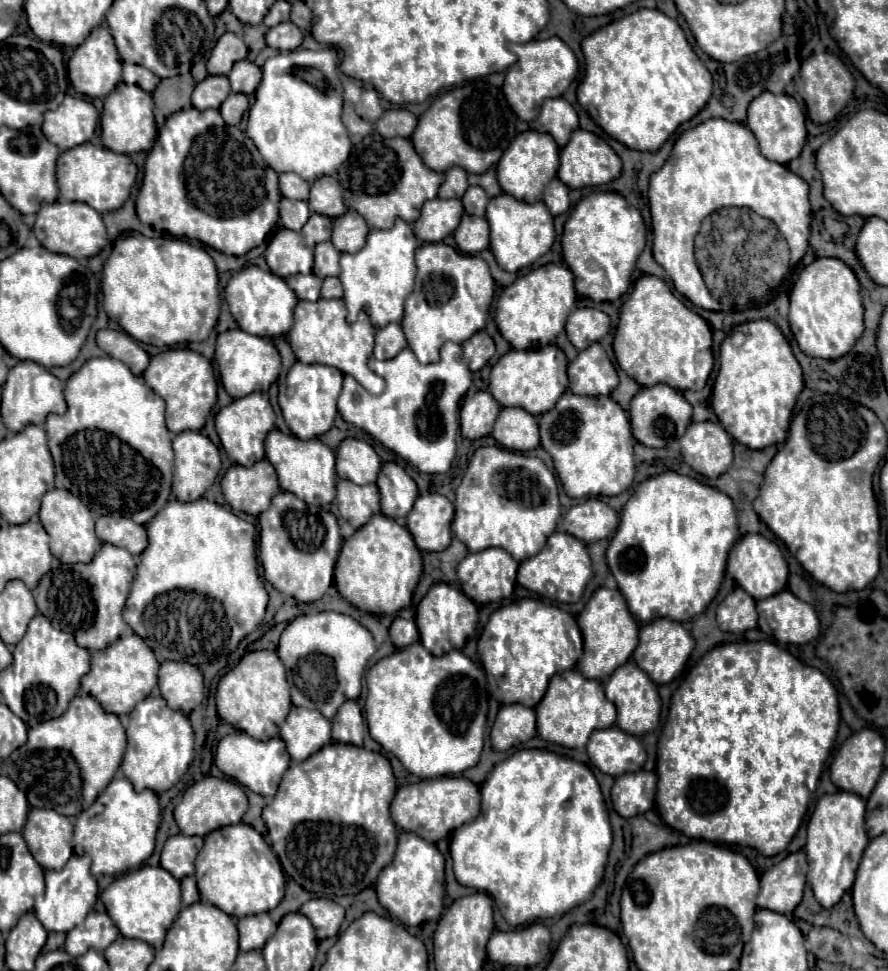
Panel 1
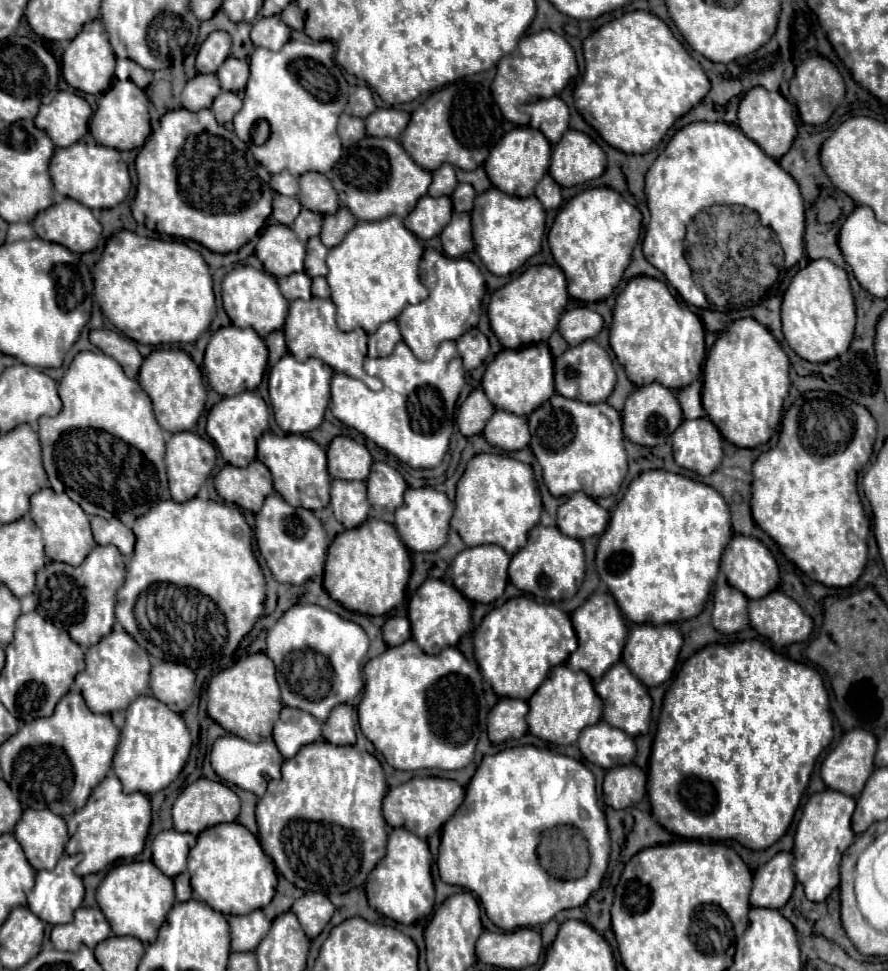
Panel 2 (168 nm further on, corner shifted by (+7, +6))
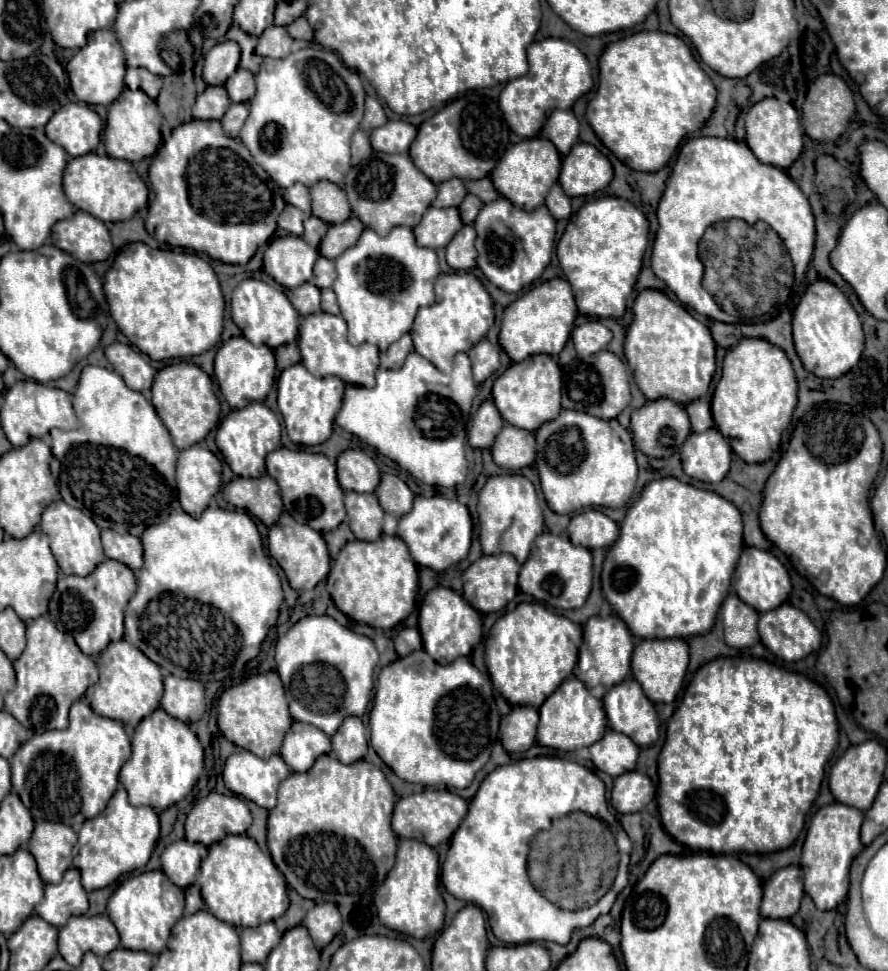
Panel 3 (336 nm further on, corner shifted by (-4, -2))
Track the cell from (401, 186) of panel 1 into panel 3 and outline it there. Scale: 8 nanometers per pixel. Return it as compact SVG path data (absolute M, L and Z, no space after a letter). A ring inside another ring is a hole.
M372 153L368 161L352 167L346 177L346 195L354 215L372 231L388 235L392 227L416 227L436 197L436 185L424 177L408 155Z

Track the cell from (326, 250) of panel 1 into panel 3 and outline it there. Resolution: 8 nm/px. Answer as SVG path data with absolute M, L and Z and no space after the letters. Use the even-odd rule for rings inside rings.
M320 255L318 261L316 261L316 265L314 265L314 277L312 277L312 283L314 283L318 289L324 289L324 287L332 287L334 279L336 279L336 267L334 267L334 261Z

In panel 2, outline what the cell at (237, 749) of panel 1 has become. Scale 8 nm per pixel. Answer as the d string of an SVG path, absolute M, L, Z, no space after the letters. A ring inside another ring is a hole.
M223 735L213 743L213 749L211 749L211 767L215 769L215 773L225 781L229 781L245 791L255 793L257 797L261 797L267 791L269 779L281 777L281 773L279 773L281 763L283 763L283 757L271 739L265 739L259 743L249 743L235 735Z

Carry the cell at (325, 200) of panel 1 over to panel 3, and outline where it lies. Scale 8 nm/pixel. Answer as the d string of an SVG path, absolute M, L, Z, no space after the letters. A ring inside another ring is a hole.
M318 181L310 187L312 193L312 215L320 217L328 225L344 223L350 217L350 203L346 193L330 183L330 181Z

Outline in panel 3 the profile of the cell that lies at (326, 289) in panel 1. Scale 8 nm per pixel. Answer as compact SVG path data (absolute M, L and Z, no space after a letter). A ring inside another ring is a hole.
M322 289L322 311L330 313L330 315L340 315L336 295L332 289Z

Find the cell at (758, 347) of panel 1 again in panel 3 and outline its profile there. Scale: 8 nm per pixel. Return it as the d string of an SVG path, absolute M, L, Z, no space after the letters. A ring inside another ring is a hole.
M742 339L722 363L722 377L712 395L716 427L730 441L732 451L746 463L764 463L778 451L782 433L796 409L796 375L786 353L766 339Z

